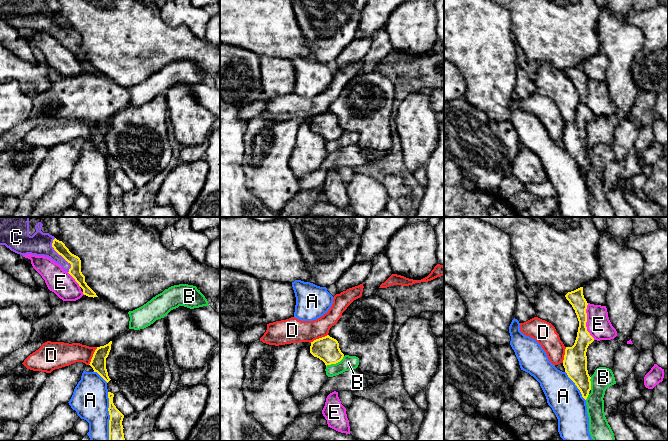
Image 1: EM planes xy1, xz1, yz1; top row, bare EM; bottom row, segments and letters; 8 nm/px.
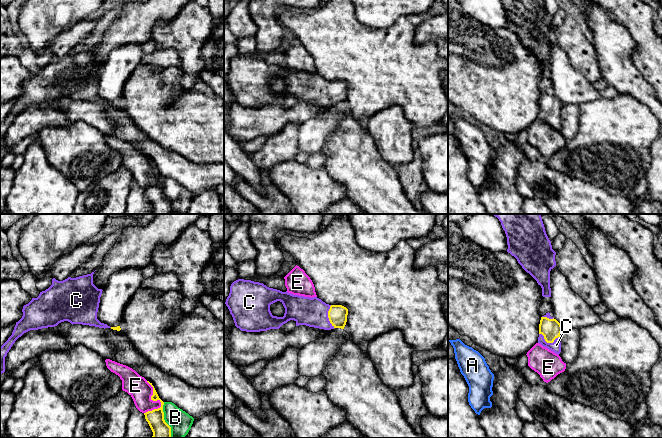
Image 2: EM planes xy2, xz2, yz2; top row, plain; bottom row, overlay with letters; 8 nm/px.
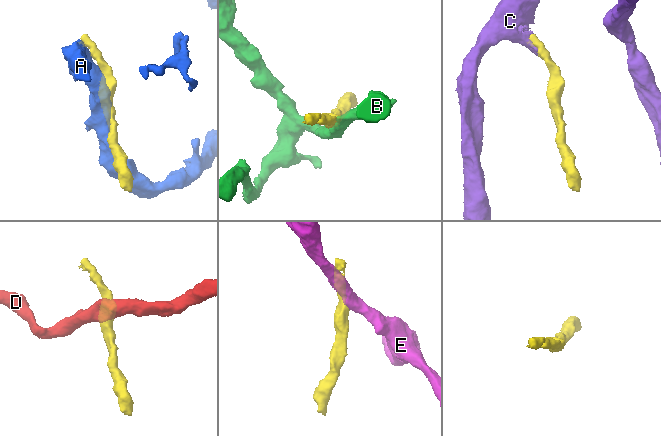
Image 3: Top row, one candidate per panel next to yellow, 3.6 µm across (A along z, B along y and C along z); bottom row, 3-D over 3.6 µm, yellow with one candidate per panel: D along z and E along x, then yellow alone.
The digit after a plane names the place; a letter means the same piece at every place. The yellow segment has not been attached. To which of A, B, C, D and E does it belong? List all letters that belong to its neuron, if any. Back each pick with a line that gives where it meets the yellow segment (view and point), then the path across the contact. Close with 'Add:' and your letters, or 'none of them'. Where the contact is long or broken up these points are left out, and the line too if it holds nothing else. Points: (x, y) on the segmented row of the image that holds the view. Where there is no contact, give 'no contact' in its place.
C: contact xy1 (61, 255); way xy1 (75, 271), (61, 255), (49, 246), (40, 244)
Add: C

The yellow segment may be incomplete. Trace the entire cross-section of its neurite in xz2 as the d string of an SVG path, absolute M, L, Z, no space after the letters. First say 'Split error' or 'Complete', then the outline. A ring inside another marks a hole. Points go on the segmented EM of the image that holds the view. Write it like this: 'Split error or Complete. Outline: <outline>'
Split error. Outline: M244 279L231 284L225 304L235 326L246 332L279 329L290 320L294 320L296 326L344 329L348 315L348 309L342 305L329 305L317 297L293 295ZM277 301L285 308L283 317L273 316L270 311L270 305Z

